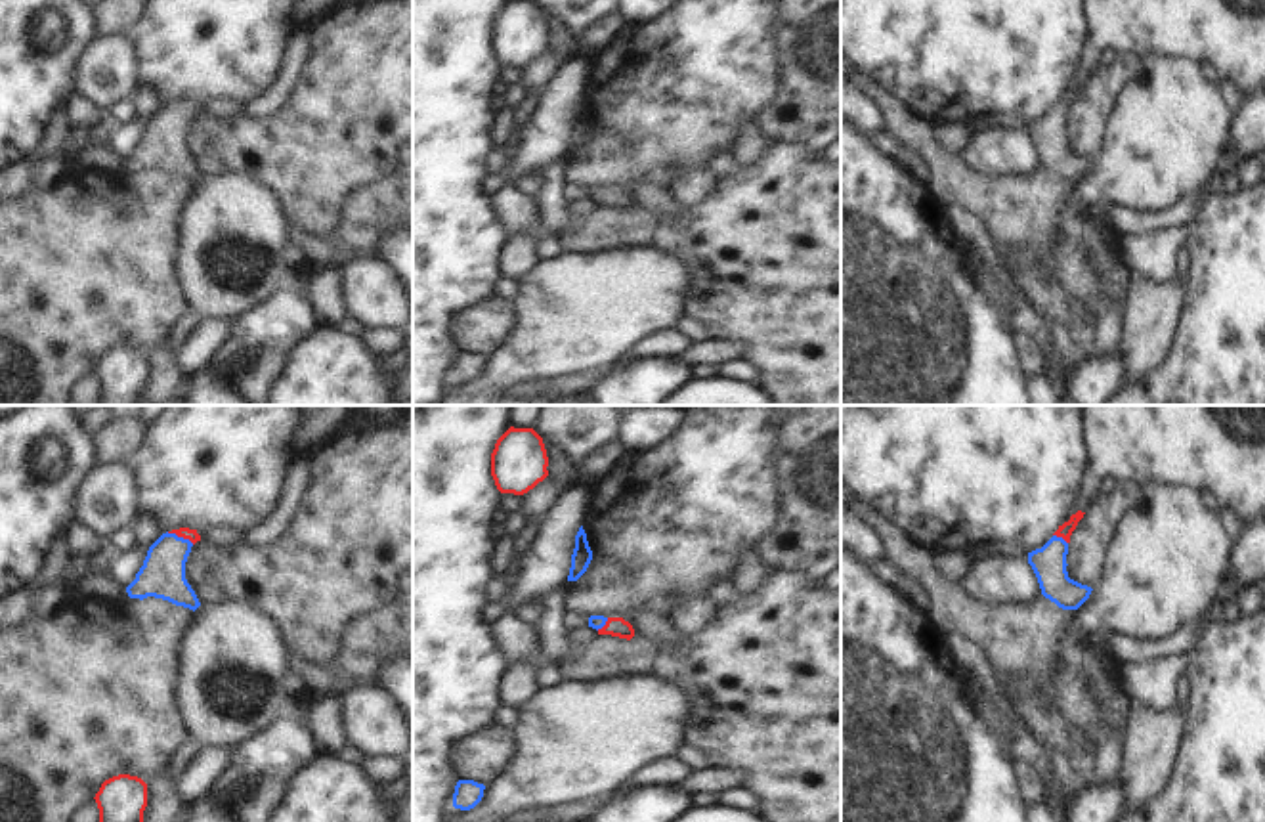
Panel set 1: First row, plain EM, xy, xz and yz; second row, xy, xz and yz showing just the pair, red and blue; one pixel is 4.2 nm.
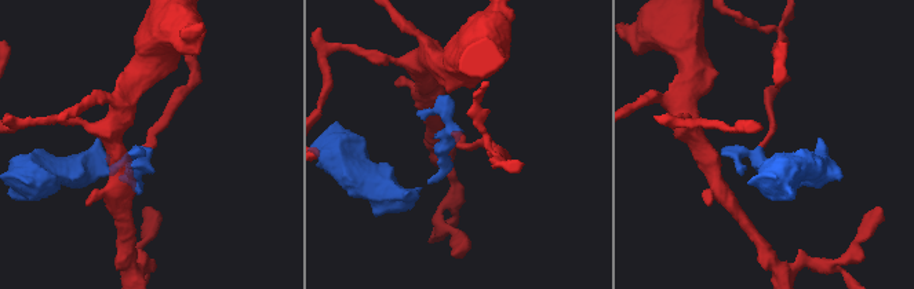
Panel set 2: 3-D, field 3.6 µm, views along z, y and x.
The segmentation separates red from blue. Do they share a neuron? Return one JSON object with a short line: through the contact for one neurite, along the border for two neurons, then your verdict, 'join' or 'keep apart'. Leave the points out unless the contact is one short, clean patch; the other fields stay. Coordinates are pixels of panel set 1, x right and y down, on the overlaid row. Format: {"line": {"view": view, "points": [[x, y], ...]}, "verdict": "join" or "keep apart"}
{"line": {"view": "xy", "points": [[184, 532], [180, 536], [165, 561], [163, 574]]}, "verdict": "join"}

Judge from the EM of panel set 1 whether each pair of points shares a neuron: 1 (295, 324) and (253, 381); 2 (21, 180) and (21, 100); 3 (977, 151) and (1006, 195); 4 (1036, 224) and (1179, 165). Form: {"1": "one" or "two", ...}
{"1": "one", "2": "two", "3": "two", "4": "two"}

